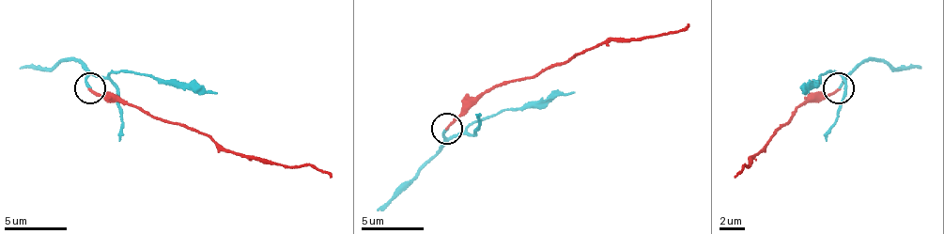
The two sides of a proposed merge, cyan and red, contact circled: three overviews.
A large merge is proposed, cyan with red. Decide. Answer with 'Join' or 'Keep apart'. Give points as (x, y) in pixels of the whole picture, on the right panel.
Join

